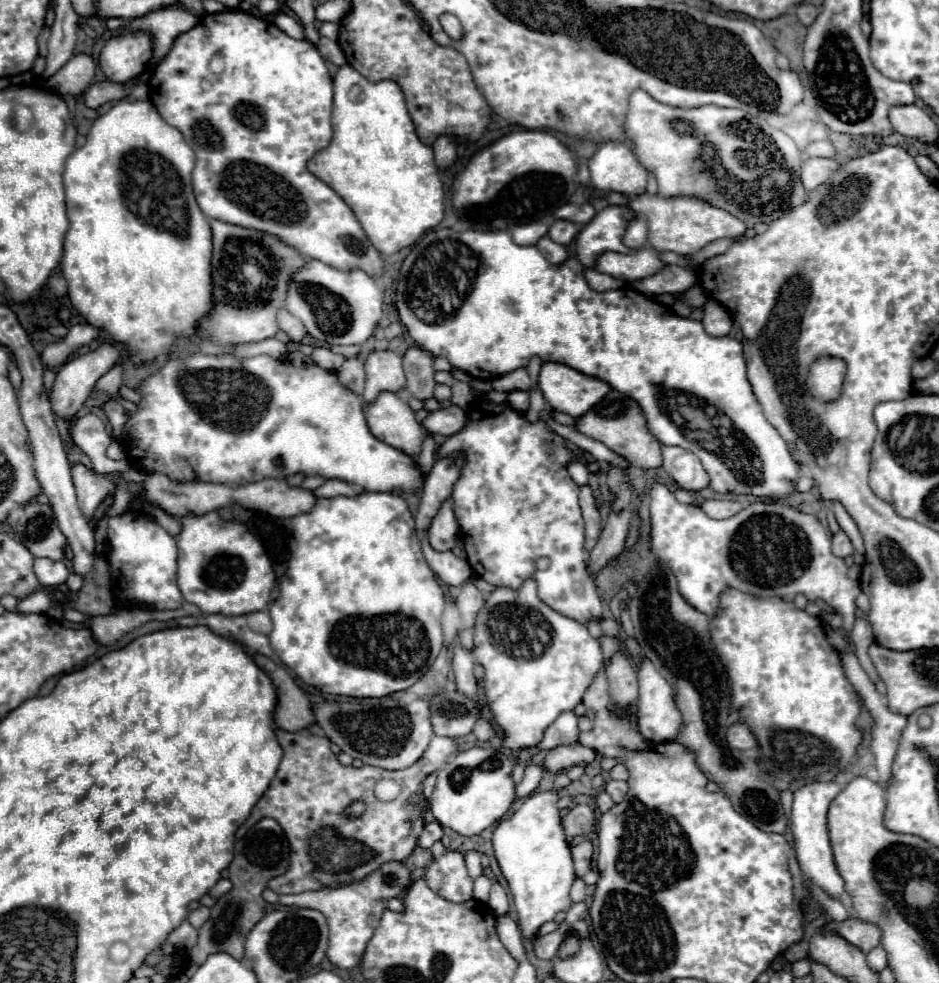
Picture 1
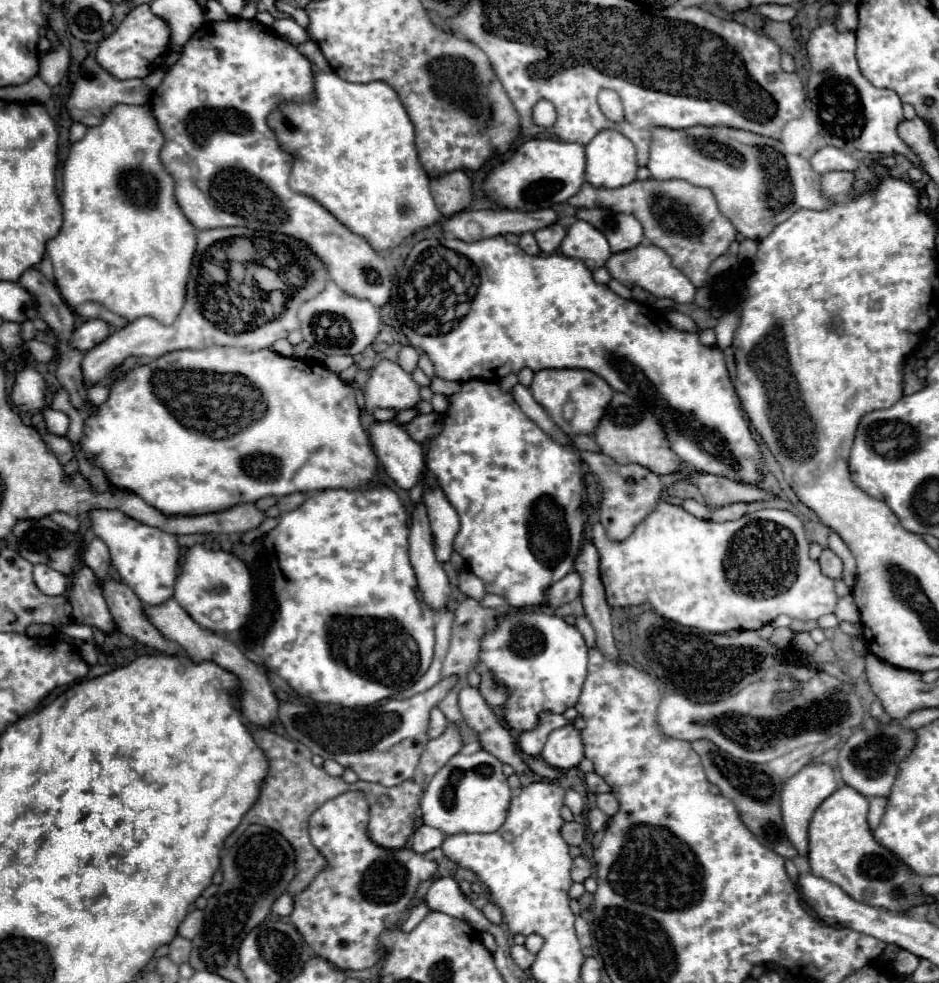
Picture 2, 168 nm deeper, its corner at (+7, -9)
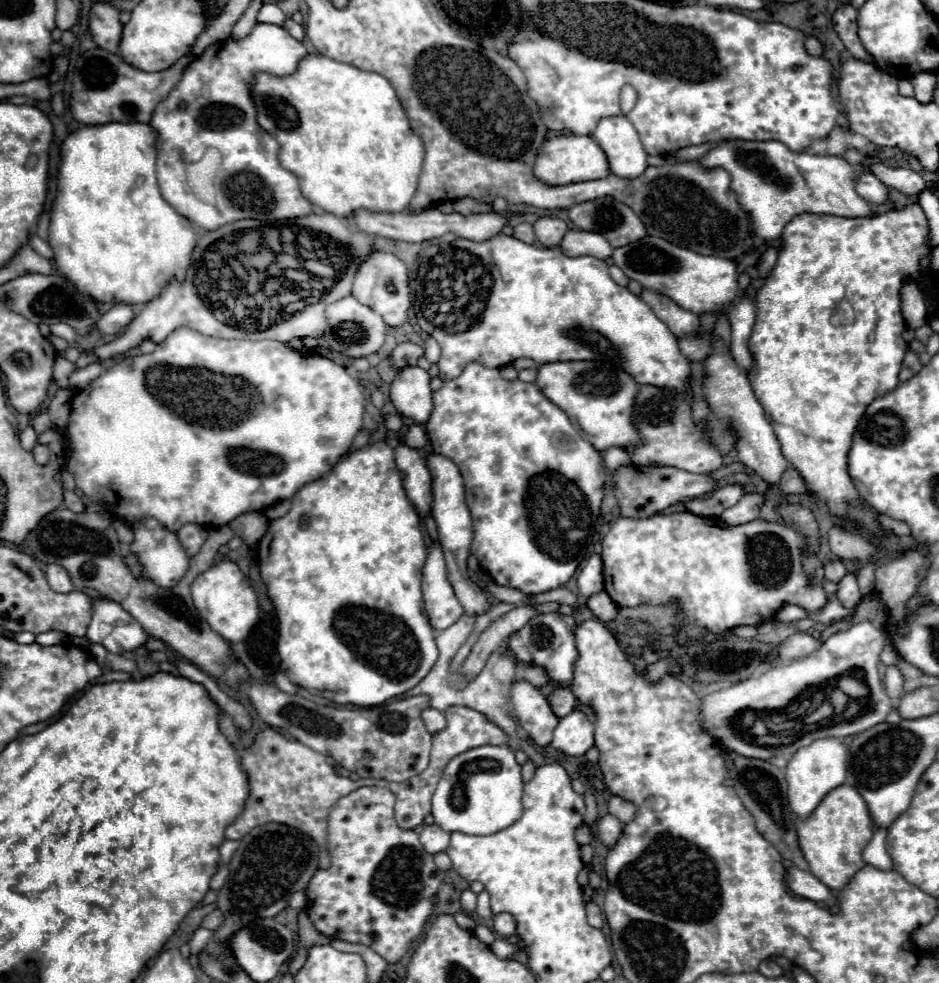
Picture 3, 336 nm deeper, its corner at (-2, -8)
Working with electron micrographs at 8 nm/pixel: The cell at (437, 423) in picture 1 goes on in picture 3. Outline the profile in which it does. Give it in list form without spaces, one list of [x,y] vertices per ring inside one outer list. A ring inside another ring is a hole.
[[[416,423],[408,425],[406,435],[404,435],[404,437],[400,437],[400,439],[402,439],[406,445],[412,445],[414,449],[424,449],[424,447],[426,447],[426,443],[428,443],[426,433],[424,433],[424,427],[422,427],[422,425],[416,425]]]

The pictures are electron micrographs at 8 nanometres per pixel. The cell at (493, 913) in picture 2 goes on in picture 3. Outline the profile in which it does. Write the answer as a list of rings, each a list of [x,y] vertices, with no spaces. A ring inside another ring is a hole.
[[[498,913],[498,915],[494,915],[494,931],[502,939],[514,935],[516,933],[516,921],[514,921],[514,917],[510,913]]]

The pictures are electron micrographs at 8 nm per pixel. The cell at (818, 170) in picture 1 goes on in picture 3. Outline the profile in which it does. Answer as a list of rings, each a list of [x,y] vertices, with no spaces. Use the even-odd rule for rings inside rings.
[[[860,173],[856,191],[858,191],[860,197],[864,197],[868,203],[880,205],[880,203],[886,203],[886,201],[888,201],[888,187],[886,187],[878,177],[874,177],[872,173]]]

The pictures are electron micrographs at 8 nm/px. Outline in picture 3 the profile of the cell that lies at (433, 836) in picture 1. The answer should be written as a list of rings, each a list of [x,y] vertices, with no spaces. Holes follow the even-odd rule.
[[[422,825],[420,829],[420,843],[424,845],[424,849],[432,855],[446,851],[448,843],[450,843],[450,833],[446,833],[444,829],[440,829],[438,825]]]

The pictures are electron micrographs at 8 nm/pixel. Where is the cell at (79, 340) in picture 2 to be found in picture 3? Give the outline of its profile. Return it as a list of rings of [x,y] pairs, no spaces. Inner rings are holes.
[[[114,305],[110,311],[106,311],[98,321],[100,333],[120,333],[124,331],[130,321],[134,319],[134,307],[132,305]]]

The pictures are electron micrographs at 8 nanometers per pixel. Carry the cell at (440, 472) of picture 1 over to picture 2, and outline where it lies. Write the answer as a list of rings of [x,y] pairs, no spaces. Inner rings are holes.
[[[419,502],[411,514],[411,532],[409,532],[409,558],[417,574],[419,590],[425,602],[439,610],[447,604],[449,596],[449,580],[435,560],[433,554],[433,536],[427,518],[427,506]]]

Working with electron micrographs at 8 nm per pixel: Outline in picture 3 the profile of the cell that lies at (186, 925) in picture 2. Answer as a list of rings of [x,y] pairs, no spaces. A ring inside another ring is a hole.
[[[214,909],[212,913],[208,913],[208,915],[204,917],[204,921],[202,921],[202,927],[210,929],[210,931],[216,931],[216,929],[222,925],[222,921],[224,921],[224,915],[220,913],[220,909]]]

